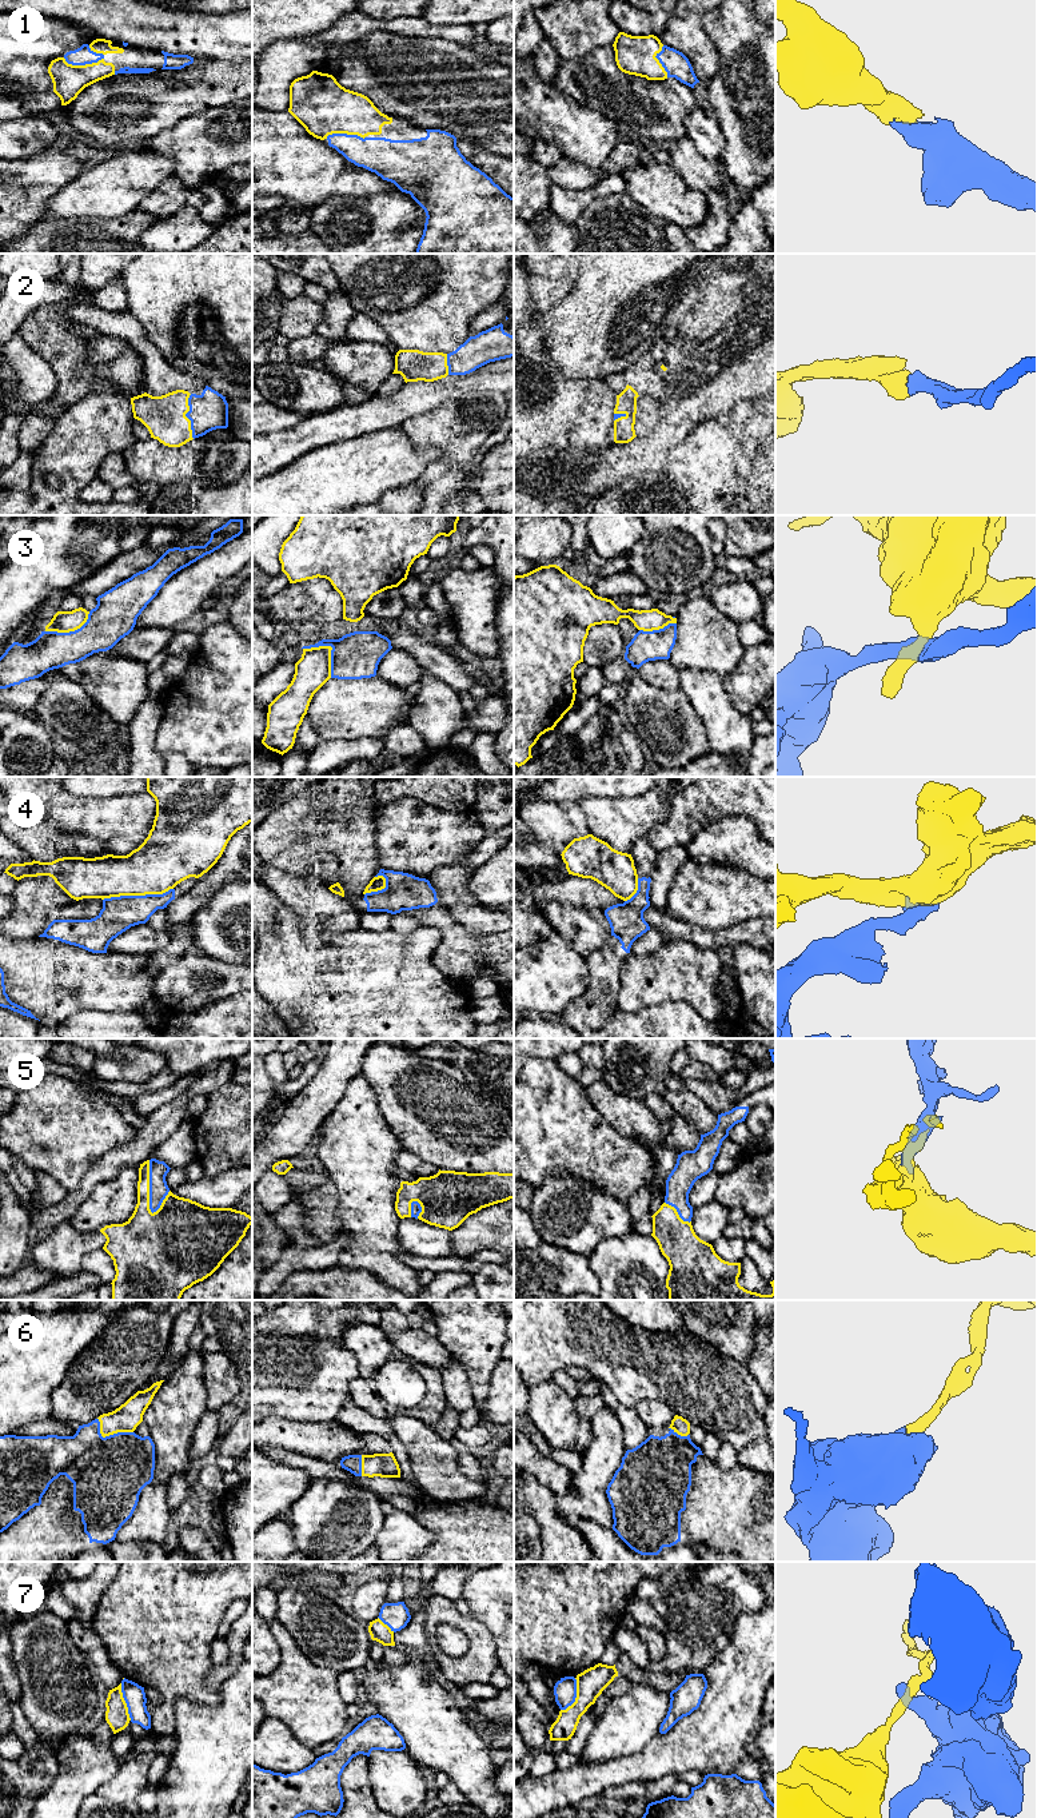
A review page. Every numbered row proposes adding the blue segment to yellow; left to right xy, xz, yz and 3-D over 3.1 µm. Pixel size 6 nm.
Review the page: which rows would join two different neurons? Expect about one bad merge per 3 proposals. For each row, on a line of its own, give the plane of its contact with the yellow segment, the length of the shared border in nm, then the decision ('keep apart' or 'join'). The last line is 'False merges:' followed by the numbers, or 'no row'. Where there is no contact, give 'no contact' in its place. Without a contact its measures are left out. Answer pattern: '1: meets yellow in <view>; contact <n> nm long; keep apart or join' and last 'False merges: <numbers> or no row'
1: meets yellow in xy; contact 240 nm long; join
2: meets yellow in xy; contact 280 nm long; join
3: meets yellow in xz; contact 260 nm long; keep apart
4: meets yellow in xy; contact 440 nm long; keep apart
5: meets yellow in xy; contact 320 nm long; join
6: meets yellow in xy; contact 240 nm long; join
7: meets yellow in yz; contact 220 nm long; keep apart
False merges: 3, 4, 7

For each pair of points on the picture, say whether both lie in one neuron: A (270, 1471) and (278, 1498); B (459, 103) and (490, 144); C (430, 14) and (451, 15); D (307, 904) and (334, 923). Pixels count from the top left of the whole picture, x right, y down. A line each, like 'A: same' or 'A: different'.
A: same
B: different
C: same
D: same

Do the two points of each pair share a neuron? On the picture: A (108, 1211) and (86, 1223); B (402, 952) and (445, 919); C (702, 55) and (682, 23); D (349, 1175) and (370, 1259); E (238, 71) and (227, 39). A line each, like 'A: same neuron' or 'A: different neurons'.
A: same neuron
B: different neurons
C: same neuron
D: same neuron
E: different neurons

